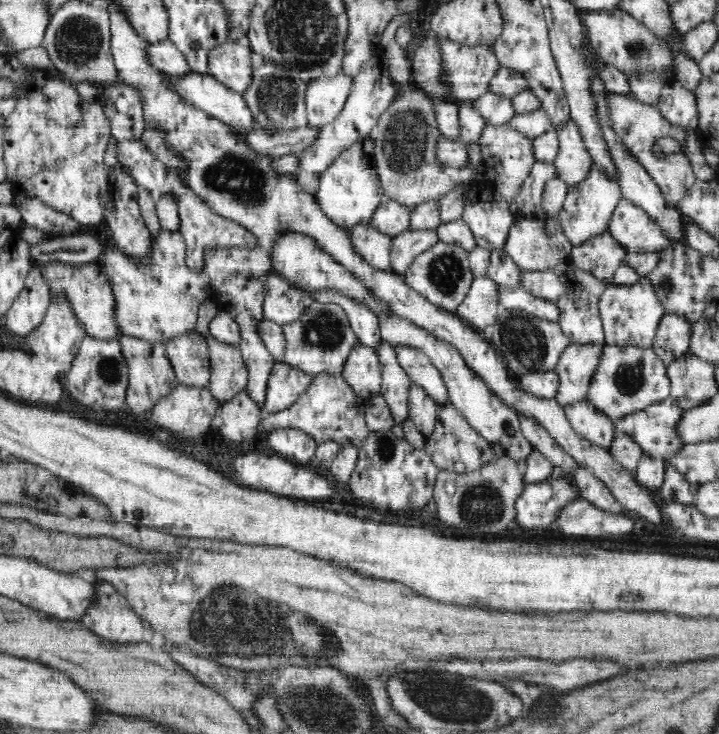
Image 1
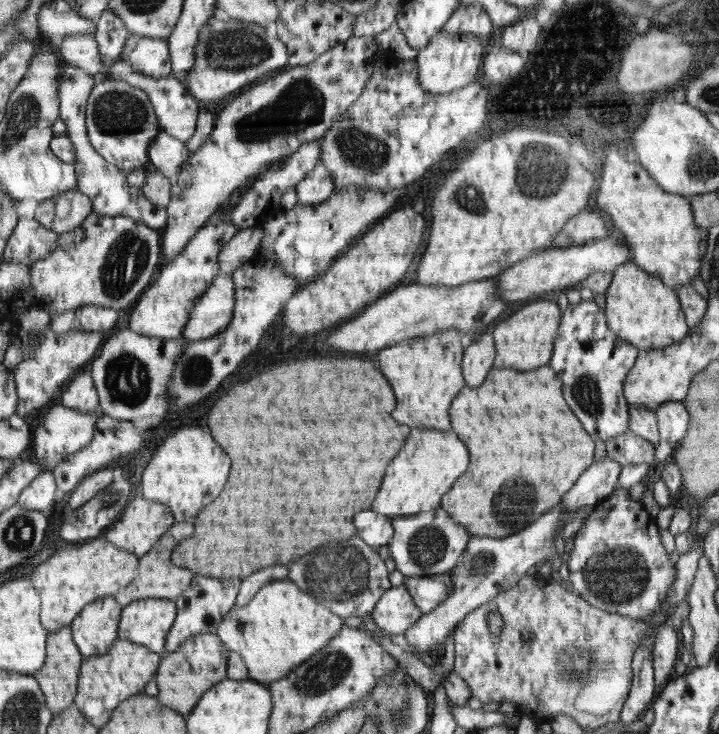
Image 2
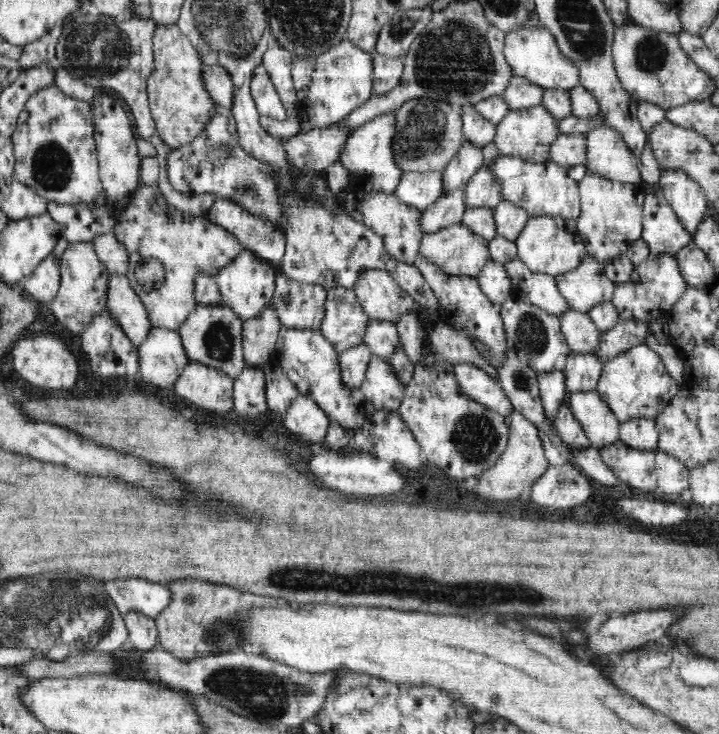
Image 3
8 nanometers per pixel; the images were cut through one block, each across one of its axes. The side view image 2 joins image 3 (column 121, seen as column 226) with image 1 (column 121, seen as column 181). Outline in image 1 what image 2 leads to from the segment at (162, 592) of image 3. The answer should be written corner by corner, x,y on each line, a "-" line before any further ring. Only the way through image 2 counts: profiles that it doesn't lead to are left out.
110,584
95,585
100,603
82,616
81,622
103,642
132,644
151,639
151,627
138,616

